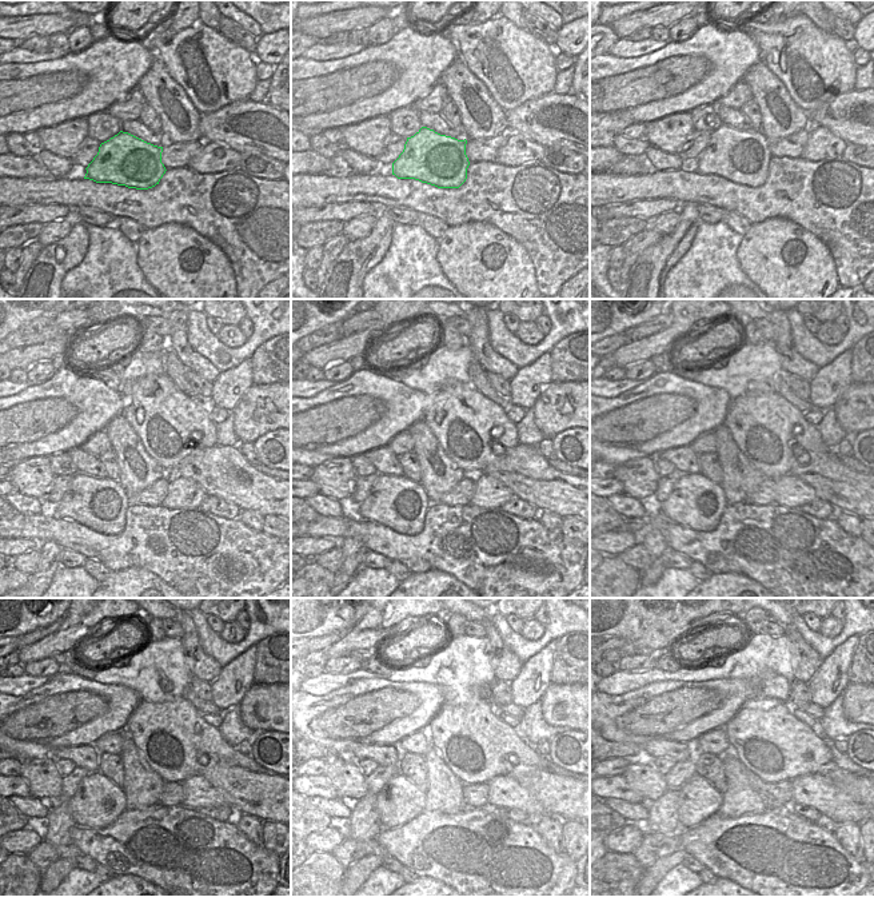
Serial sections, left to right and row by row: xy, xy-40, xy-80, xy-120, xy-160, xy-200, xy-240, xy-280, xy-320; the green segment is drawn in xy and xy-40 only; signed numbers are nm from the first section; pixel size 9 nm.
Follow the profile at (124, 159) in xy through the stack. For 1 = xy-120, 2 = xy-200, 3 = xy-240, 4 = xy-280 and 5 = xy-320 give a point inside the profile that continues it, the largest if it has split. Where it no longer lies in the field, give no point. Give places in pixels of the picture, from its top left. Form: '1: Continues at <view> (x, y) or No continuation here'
1: Continues at xy-120 (139, 471)
2: Continues at xy-200 (739, 477)
3: Continues at xy-240 (154, 782)
4: Continues at xy-280 (442, 777)
5: Continues at xy-320 (741, 777)

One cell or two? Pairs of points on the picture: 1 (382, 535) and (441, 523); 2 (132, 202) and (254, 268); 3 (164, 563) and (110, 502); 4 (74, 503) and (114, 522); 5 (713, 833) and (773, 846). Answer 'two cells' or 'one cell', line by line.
1: one cell
2: one cell
3: two cells
4: one cell
5: one cell

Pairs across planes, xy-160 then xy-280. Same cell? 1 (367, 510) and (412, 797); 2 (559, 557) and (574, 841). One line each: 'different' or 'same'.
1: same
2: different

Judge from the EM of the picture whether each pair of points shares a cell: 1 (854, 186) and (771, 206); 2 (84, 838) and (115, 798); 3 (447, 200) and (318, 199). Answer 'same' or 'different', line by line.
1: different
2: different
3: different

